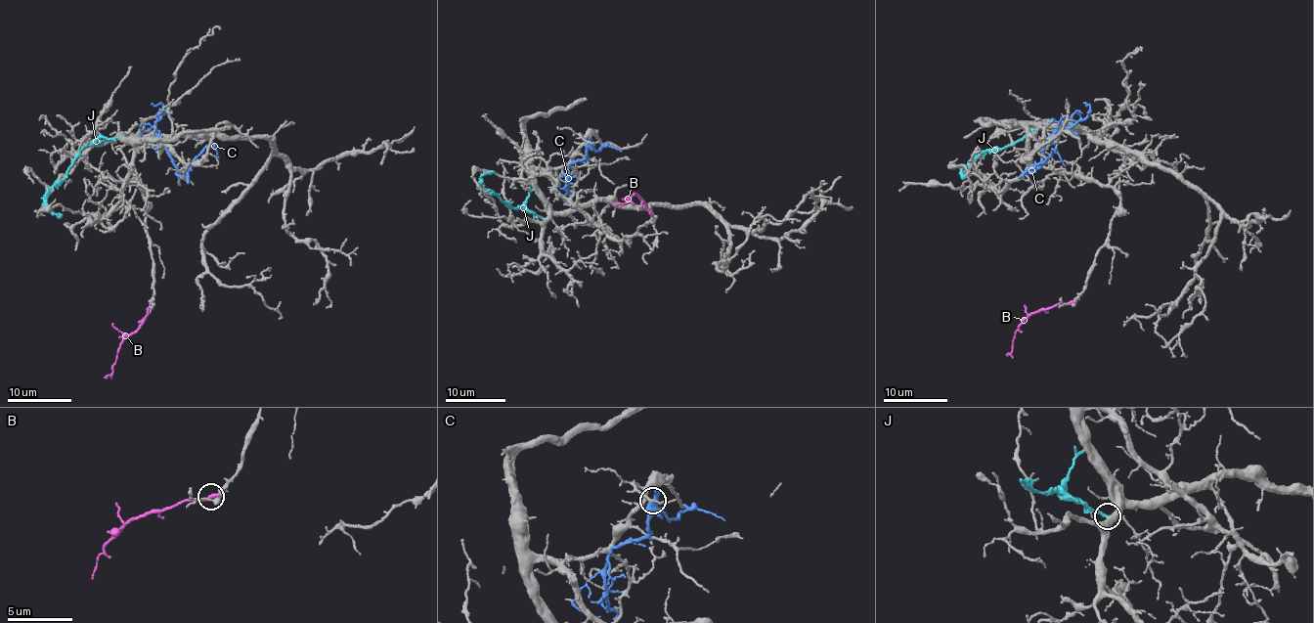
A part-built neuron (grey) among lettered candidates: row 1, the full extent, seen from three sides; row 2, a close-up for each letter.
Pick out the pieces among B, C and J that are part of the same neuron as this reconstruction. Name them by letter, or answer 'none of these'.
none of these

